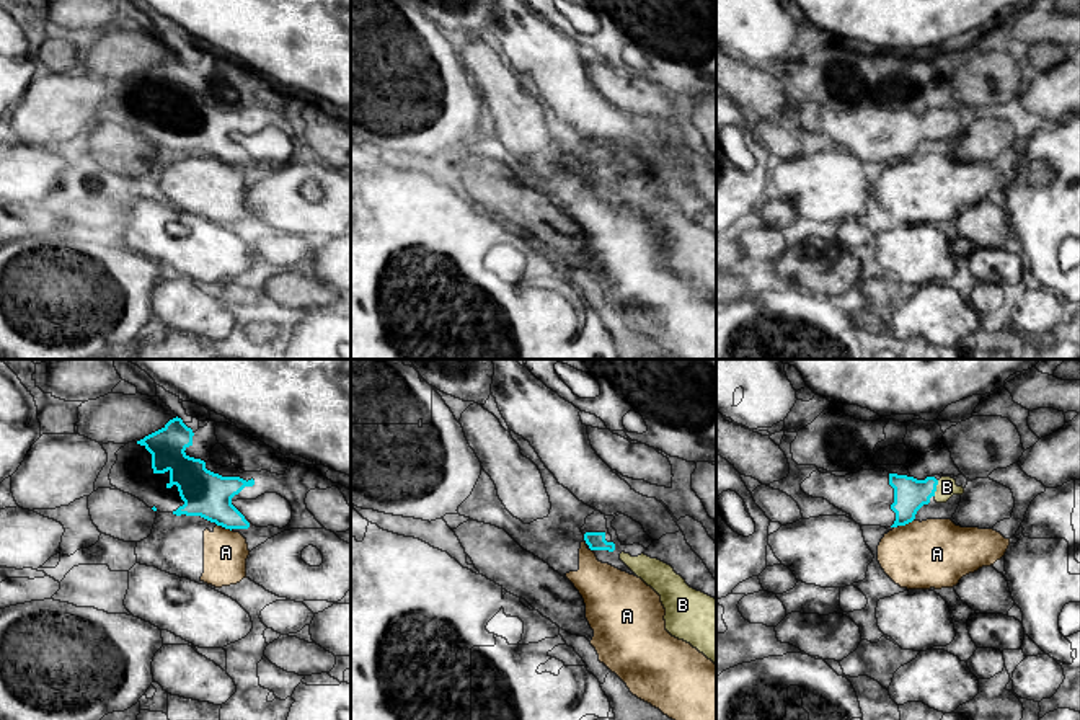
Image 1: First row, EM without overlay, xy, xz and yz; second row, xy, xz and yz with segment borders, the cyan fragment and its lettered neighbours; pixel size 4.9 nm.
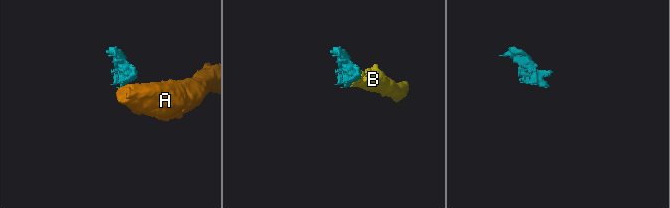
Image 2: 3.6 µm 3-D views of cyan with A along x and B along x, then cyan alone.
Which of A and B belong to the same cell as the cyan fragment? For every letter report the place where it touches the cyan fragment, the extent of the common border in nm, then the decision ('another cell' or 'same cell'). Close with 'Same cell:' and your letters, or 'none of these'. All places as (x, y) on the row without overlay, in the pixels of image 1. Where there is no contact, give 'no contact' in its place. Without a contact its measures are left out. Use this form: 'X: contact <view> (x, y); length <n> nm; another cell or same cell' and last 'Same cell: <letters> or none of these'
A: contact yz (906, 157); length 80 nm; another cell
B: contact yz (935, 123); length 80 nm; same cell
Same cell: B

